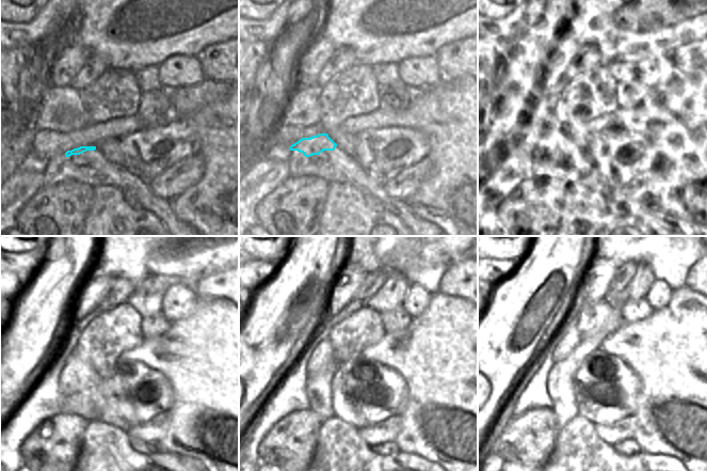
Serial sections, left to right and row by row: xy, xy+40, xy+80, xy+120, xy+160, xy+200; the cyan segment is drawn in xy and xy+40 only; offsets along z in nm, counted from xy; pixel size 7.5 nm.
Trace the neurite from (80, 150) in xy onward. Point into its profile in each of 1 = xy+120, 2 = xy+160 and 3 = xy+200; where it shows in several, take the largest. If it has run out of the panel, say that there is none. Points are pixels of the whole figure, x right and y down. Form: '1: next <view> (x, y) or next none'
1: next xy+120 (68, 385)
2: next xy+160 (321, 355)
3: next xy+200 (567, 336)

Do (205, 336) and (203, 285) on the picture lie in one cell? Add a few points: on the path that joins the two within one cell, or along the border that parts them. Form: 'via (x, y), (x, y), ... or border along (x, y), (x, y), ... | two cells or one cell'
border along (198, 297), (224, 297), (227, 300) | two cells

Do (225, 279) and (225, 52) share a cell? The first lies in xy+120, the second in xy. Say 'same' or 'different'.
same

